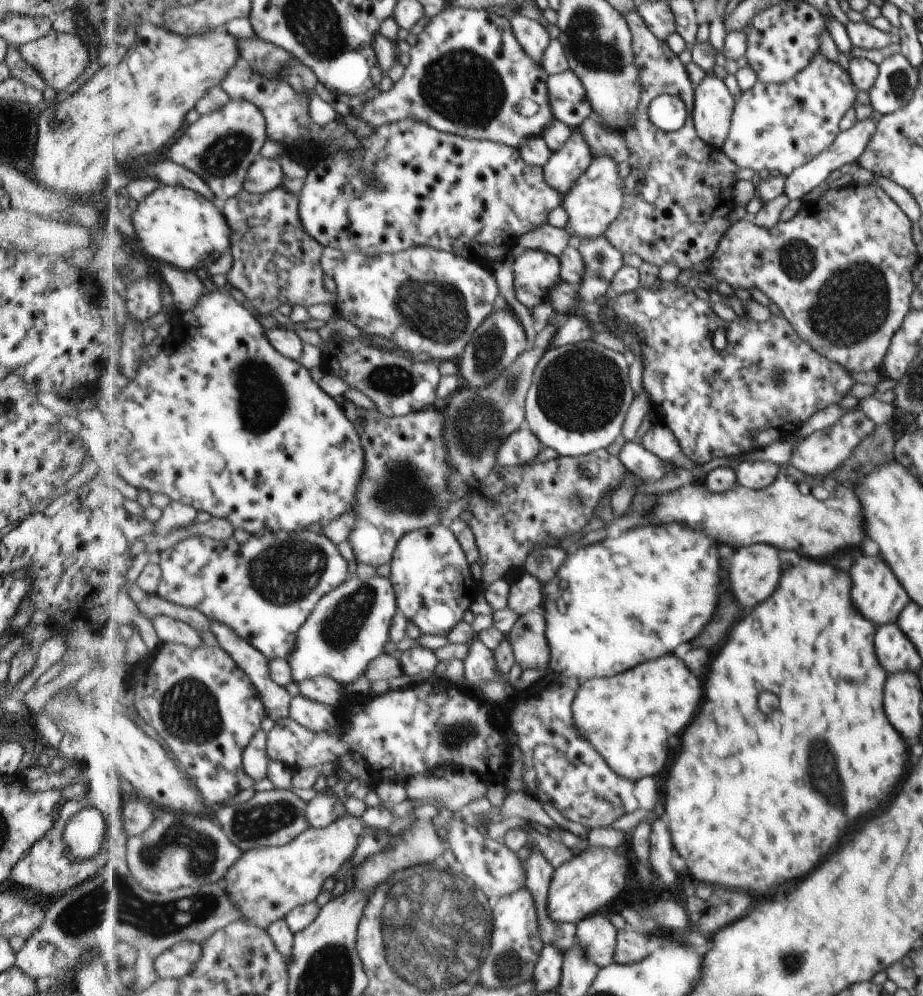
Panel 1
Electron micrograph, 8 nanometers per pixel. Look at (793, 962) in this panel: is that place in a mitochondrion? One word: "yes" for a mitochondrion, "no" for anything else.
yes

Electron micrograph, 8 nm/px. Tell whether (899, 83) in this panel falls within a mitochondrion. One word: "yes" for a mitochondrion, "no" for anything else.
yes

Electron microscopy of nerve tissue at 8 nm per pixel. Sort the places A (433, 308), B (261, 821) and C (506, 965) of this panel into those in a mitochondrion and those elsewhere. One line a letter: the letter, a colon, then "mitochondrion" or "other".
A: mitochondrion
B: mitochondrion
C: mitochondrion

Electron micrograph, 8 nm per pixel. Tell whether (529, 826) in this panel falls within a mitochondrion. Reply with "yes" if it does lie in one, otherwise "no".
no

